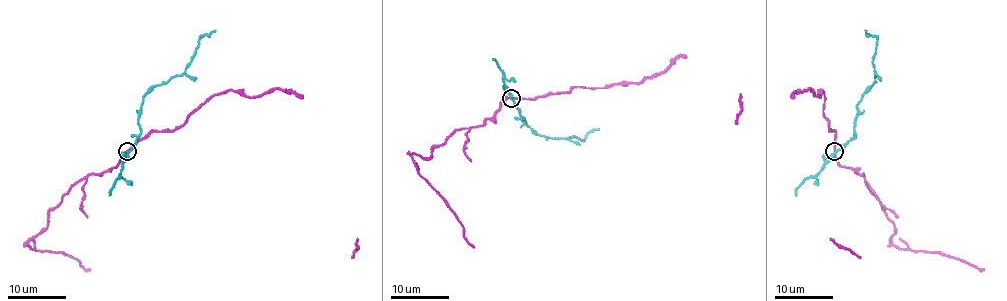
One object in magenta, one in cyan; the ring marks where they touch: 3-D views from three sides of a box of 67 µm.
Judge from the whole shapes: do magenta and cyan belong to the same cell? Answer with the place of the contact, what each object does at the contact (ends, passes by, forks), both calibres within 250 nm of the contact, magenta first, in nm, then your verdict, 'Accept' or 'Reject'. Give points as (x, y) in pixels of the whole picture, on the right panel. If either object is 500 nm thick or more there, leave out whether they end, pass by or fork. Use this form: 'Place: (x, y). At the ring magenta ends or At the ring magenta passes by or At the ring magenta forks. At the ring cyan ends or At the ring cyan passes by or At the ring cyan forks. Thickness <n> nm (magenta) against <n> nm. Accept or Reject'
Place: (834, 151). At the ring magenta passes by. At the ring cyan passes by. Thickness 200 nm (magenta) against 260 nm. Reject

